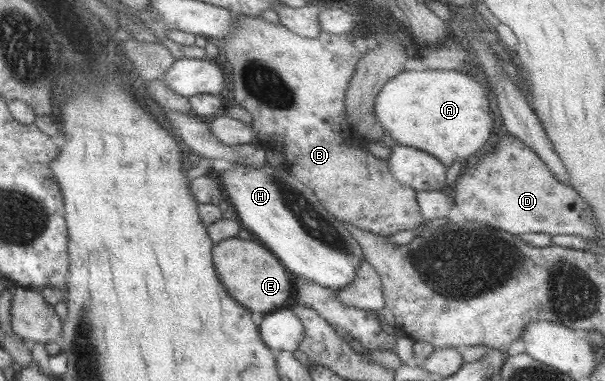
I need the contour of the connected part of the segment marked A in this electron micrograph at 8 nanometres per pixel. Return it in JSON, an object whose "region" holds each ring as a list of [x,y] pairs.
{"region":[[[403,70],[396,75],[390,75],[388,79],[389,83],[381,90],[376,102],[376,115],[397,145],[427,151],[440,159],[446,167],[453,162],[465,164],[485,148],[498,122],[488,87],[485,88],[483,84],[475,82],[472,77],[458,70]]]}

